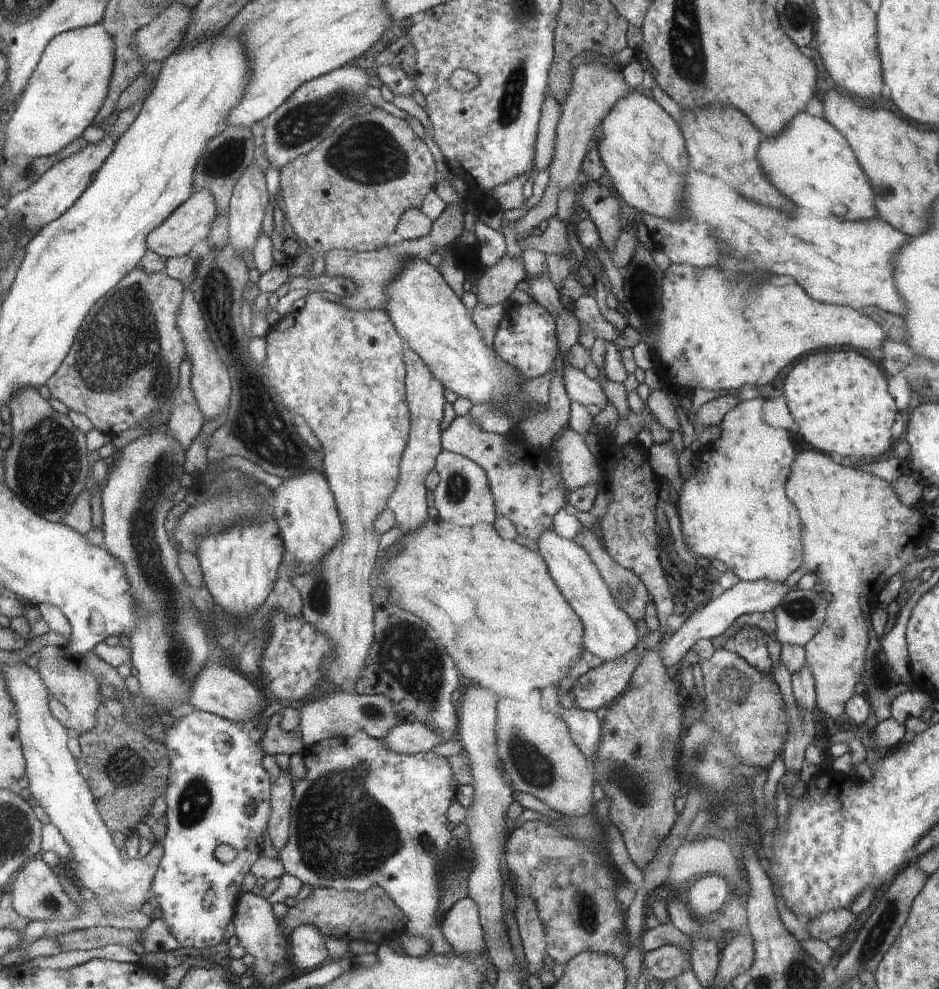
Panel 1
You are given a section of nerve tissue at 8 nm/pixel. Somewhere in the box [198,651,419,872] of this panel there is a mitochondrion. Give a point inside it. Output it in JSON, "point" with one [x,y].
{"point":[372,711]}

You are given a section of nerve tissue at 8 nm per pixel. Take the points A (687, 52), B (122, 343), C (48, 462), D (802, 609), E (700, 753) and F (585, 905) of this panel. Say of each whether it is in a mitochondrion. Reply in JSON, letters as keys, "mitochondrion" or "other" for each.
{"A":"mitochondrion","B":"mitochondrion","C":"mitochondrion","D":"mitochondrion","E":"mitochondrion","F":"mitochondrion"}

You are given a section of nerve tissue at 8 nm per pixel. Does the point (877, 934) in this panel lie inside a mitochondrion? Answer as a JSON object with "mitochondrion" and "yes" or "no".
{"mitochondrion":"yes"}

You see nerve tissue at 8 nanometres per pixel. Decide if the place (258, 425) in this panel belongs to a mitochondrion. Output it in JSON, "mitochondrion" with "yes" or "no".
{"mitochondrion":"yes"}

